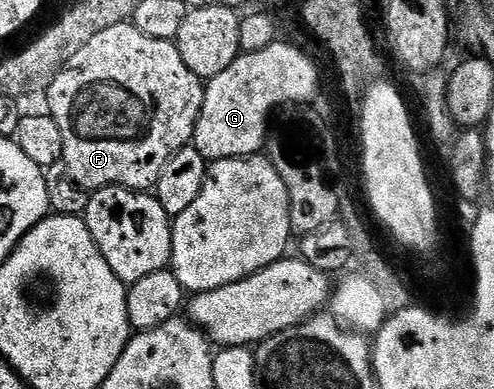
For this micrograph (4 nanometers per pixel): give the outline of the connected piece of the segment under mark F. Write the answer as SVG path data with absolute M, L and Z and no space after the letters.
M126 23L115 27L107 27L107 31L99 31L99 35L95 35L95 39L91 39L91 43L87 43L87 47L83 47L83 51L79 51L79 55L75 55L75 59L67 62L63 71L59 71L57 78L48 87L48 97L47 112L50 117L55 119L55 123L59 123L59 132L63 134L63 155L61 159L67 163L67 171L71 171L71 179L75 179L75 183L79 183L83 188L90 191L106 189L109 185L122 185L124 189L149 191L156 186L163 167L167 167L170 159L180 149L186 148L192 142L193 132L203 107L205 85L202 78L195 76L191 67L187 67L187 63L183 63L183 55L179 55L174 42L151 39L151 35L143 35L143 31L139 31L132 23Z

